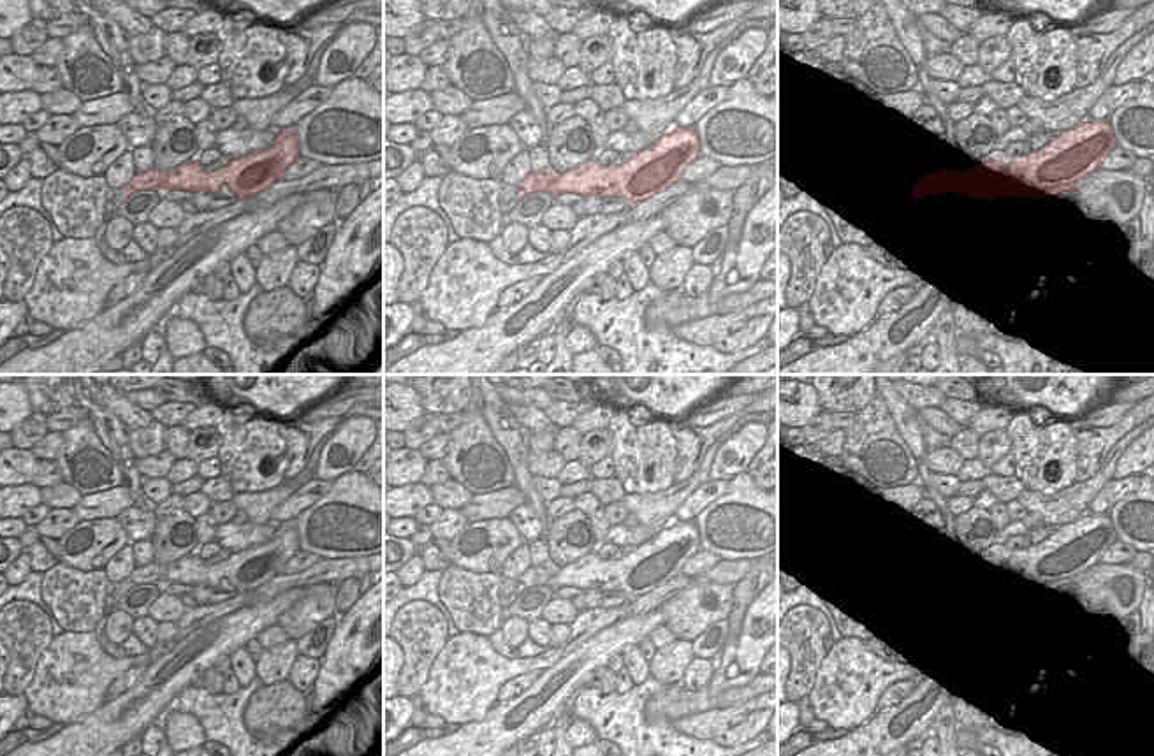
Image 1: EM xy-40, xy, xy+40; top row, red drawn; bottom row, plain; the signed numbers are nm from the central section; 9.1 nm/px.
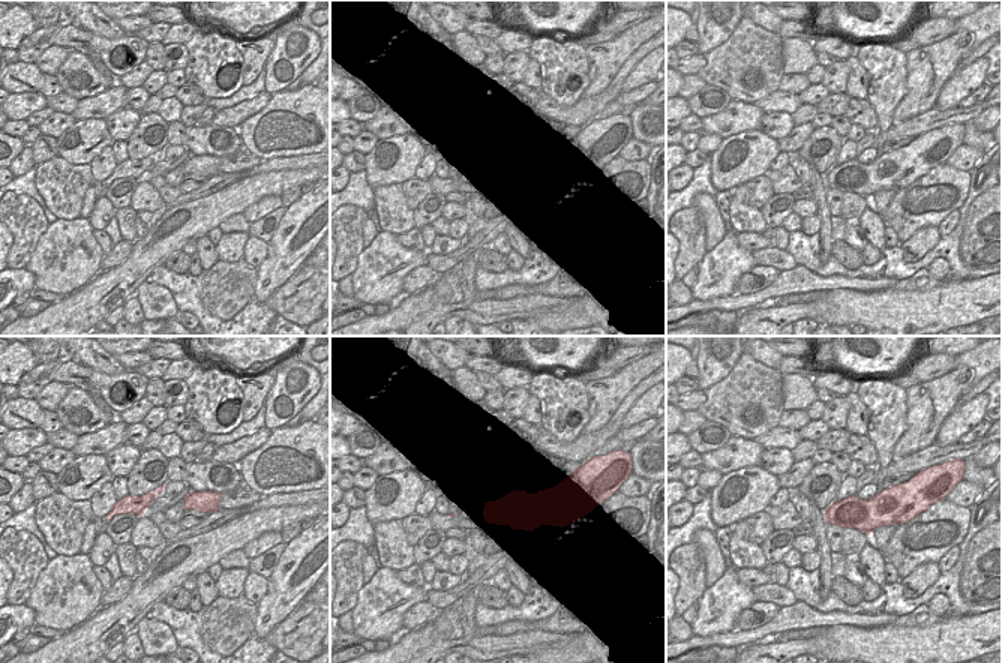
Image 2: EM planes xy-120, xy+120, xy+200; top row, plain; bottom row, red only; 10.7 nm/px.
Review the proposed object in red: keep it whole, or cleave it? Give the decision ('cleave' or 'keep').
cleave

